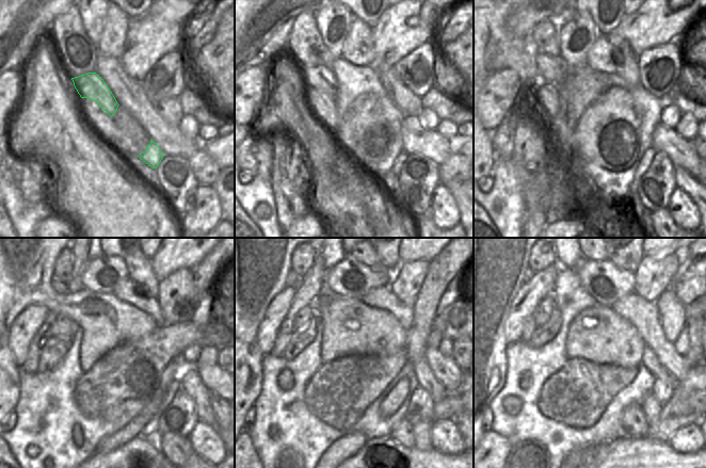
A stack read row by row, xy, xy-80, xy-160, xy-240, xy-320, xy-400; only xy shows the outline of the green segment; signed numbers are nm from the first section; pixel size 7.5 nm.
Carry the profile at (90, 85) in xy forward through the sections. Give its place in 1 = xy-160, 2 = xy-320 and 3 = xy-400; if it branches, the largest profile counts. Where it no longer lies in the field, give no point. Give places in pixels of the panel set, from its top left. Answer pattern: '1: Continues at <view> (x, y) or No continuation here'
1: Continues at xy-160 (551, 68)
2: Continues at xy-320 (293, 279)
3: Continues at xy-400 (529, 273).

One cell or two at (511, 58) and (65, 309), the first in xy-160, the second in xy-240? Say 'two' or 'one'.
one

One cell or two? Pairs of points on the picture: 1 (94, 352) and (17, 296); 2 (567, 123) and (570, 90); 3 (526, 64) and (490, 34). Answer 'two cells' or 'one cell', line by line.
1: one cell
2: one cell
3: one cell

